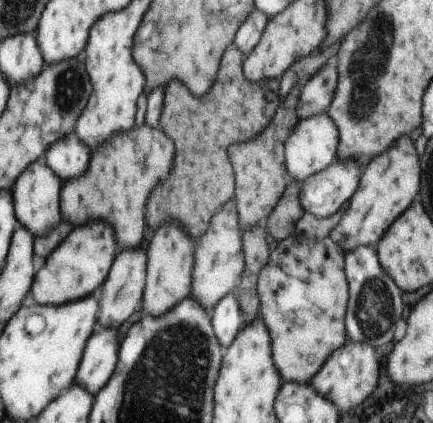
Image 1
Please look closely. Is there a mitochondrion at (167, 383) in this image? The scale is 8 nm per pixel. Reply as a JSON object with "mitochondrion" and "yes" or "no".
{"mitochondrion":"yes"}

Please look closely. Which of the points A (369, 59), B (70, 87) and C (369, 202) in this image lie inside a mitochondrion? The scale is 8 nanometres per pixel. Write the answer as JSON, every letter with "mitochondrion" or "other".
{"A":"mitochondrion","B":"mitochondrion","C":"other"}

